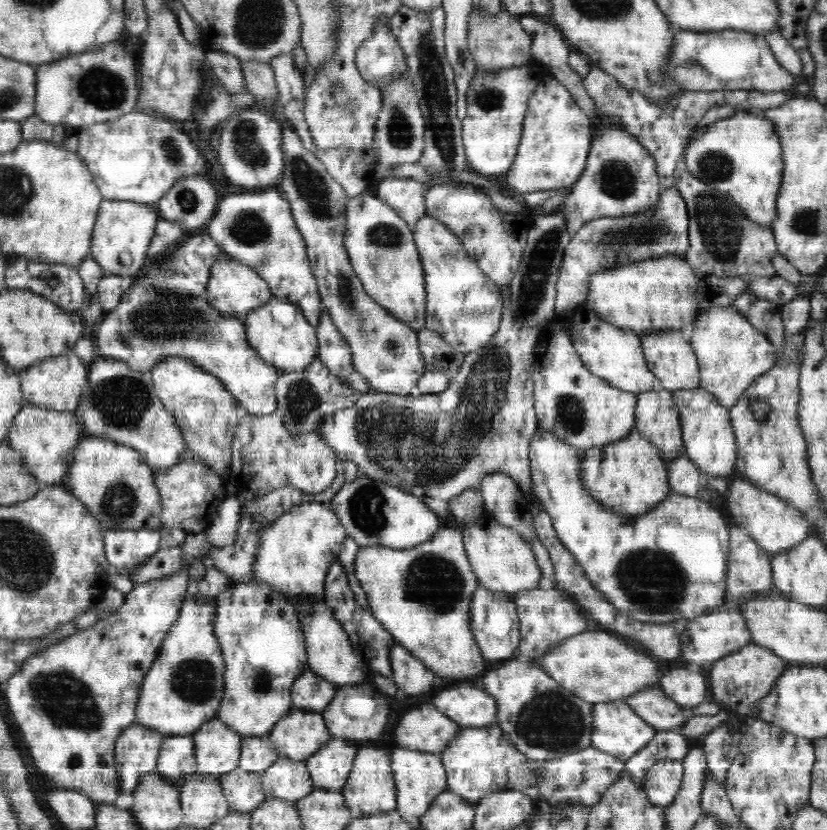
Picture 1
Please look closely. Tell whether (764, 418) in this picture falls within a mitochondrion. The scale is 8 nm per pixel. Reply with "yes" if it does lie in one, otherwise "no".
no

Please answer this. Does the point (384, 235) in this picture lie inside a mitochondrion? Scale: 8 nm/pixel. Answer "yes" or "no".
yes

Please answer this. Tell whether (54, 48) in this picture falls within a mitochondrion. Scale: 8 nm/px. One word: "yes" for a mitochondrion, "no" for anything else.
no

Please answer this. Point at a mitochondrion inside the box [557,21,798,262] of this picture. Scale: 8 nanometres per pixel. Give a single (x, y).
(643, 231)

